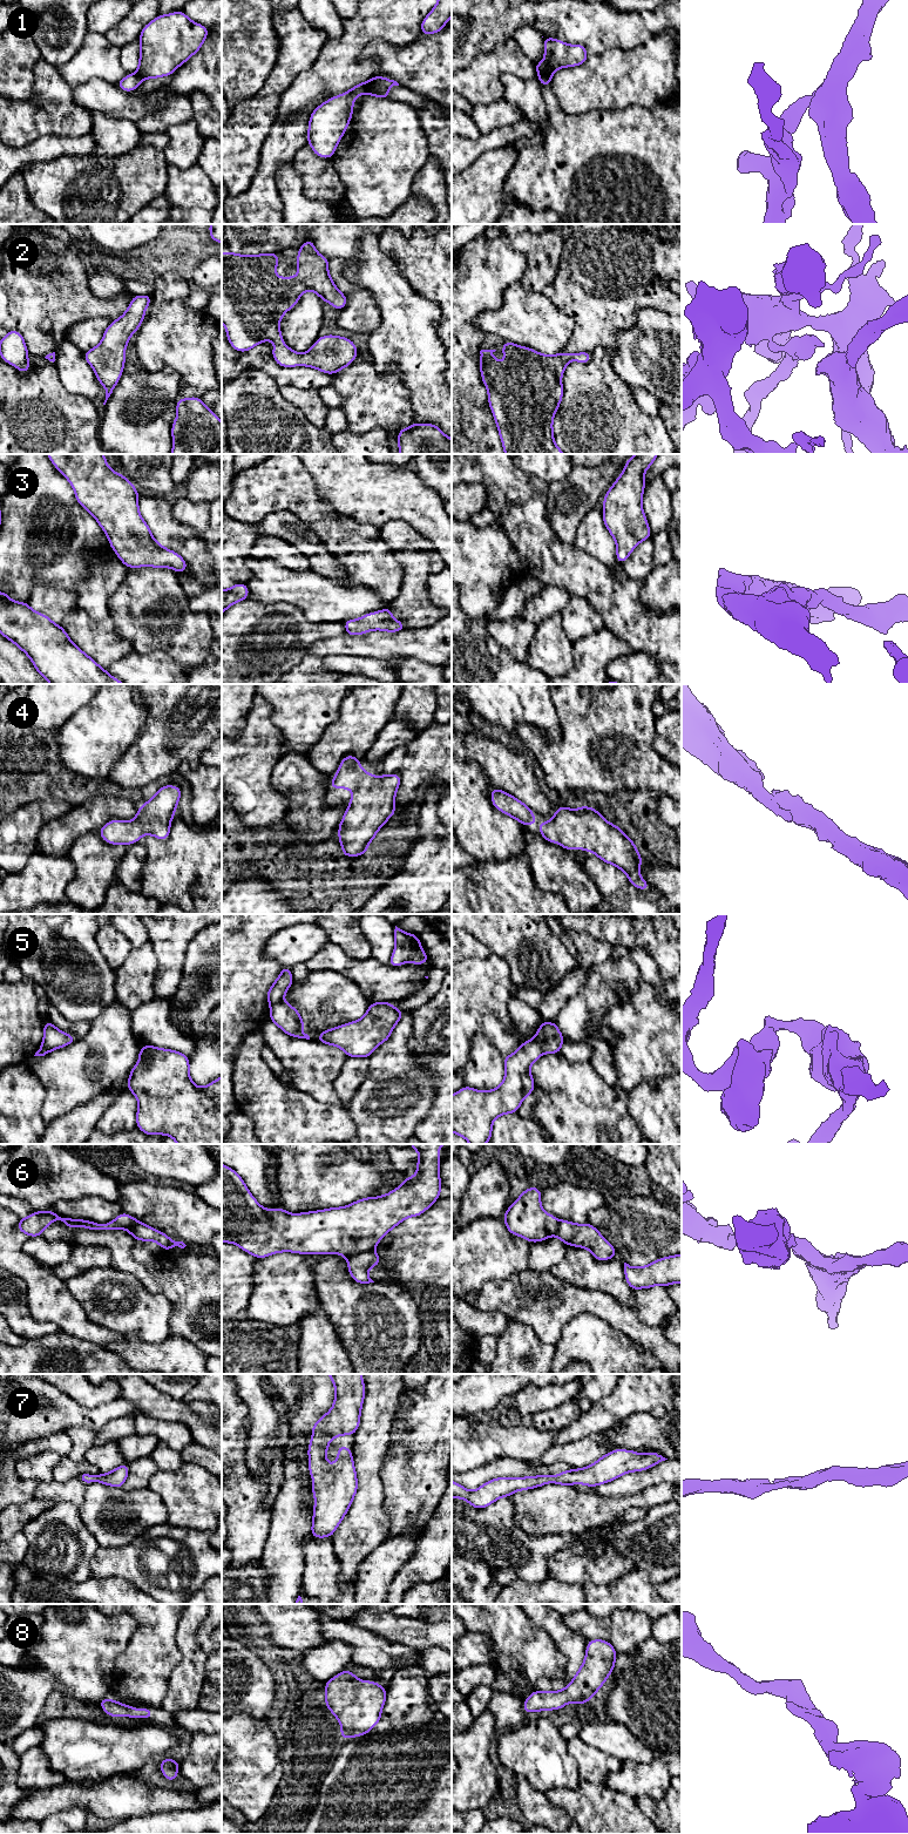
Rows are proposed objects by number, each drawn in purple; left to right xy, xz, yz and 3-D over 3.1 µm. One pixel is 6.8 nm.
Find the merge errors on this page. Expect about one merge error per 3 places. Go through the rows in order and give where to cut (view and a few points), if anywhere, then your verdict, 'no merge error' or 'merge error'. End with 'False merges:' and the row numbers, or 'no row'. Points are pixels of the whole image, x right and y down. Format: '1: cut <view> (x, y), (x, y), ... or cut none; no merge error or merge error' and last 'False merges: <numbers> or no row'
1: cut yz (550, 75), (539, 76); merge error
2: cut none; no merge error
3: cut none; no merge error
4: cut none; no merge error
5: cut none; no merge error
6: cut xz (373, 1247), (349, 1258); merge error
7: cut none; no merge error
8: cut none; no merge error
False merges: 1, 6

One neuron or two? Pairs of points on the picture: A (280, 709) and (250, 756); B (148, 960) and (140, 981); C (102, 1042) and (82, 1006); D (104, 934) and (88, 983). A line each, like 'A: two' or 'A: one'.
A: two
B: one
C: two
D: two

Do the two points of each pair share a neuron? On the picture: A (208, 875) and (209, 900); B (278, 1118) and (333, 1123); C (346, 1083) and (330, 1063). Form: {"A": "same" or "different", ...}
{"A": "same", "B": "same", "C": "different"}

